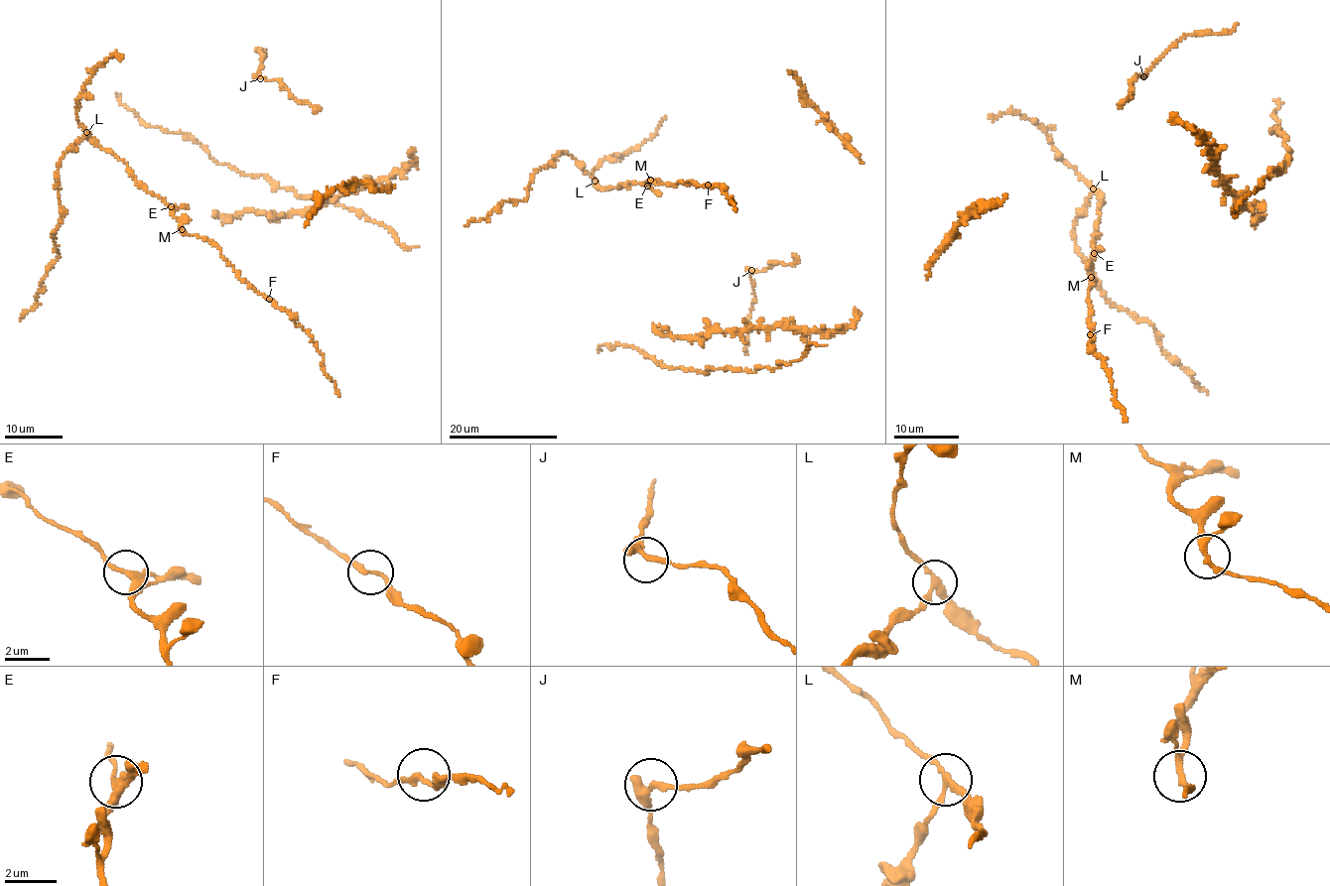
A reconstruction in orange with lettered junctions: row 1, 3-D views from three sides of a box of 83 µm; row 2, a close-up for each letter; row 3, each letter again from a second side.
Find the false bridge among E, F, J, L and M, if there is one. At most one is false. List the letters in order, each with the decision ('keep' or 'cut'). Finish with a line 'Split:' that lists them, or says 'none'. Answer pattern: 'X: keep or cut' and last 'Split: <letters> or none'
E: keep
F: keep
J: keep
L: cut
M: keep
Split: L

